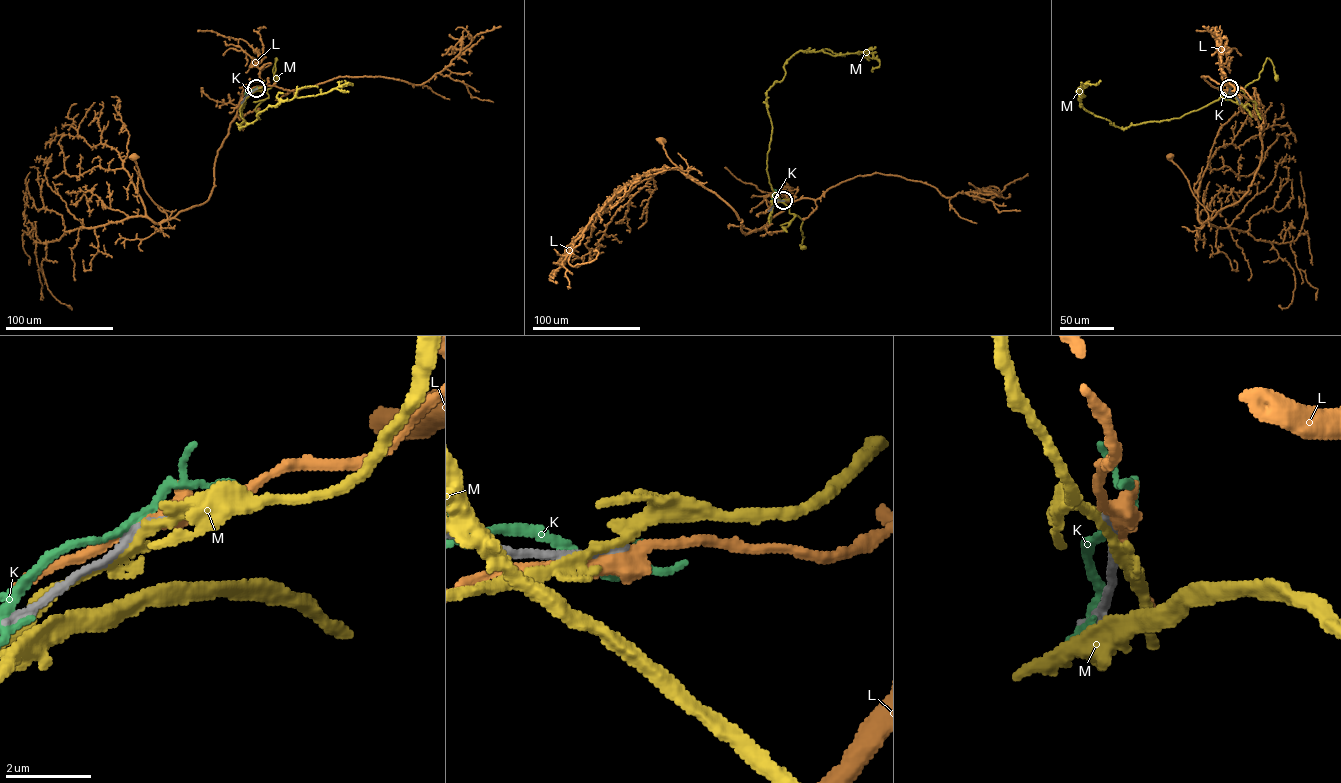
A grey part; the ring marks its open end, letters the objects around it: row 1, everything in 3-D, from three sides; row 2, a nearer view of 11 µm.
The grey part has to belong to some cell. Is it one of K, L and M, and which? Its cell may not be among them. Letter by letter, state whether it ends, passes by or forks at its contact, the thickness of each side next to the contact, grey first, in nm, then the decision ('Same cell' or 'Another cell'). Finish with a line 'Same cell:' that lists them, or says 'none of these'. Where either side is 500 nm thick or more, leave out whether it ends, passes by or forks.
K: It passes by. Thickness 240 nm (grey) against 200 nm. Another cell
L: It passes by. Thickness 240 nm (grey) against 360 nm. Another cell
M: It passes by. Thickness 240 nm (grey) against 260 nm. Another cell
Same cell: none of these

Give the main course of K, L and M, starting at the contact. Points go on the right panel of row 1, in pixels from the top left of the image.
K: (1230, 89), (1223, 96), (1218, 87)
L: (1230, 89), (1239, 86), (1249, 96), (1259, 124), (1262, 157), (1248, 191), (1208, 219), (1170, 156)
M: (1230, 89), (1241, 90), (1257, 80), (1267, 58), (1276, 78)

